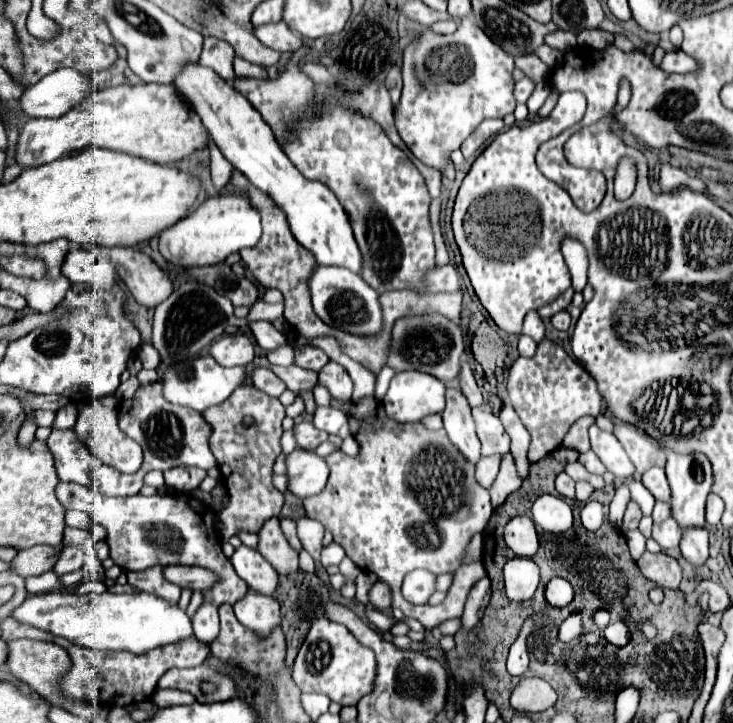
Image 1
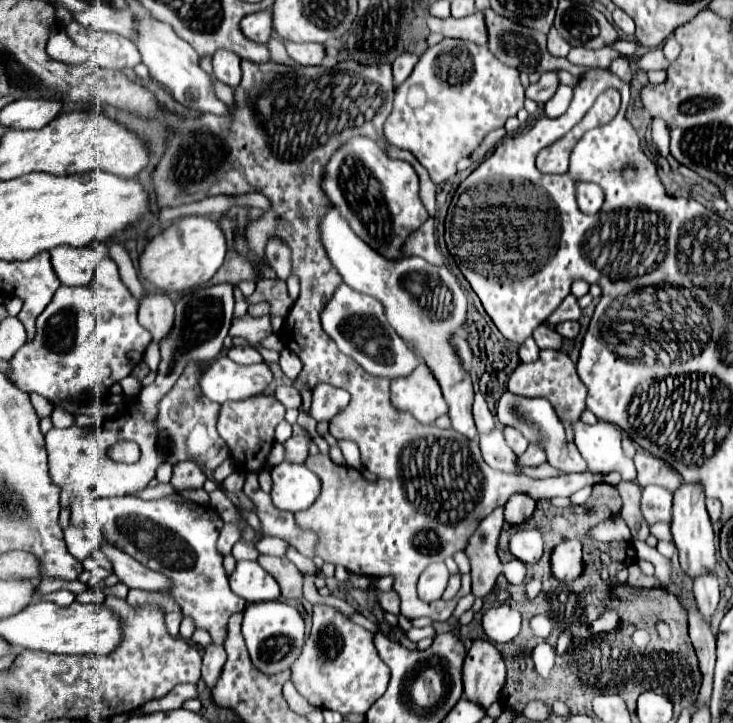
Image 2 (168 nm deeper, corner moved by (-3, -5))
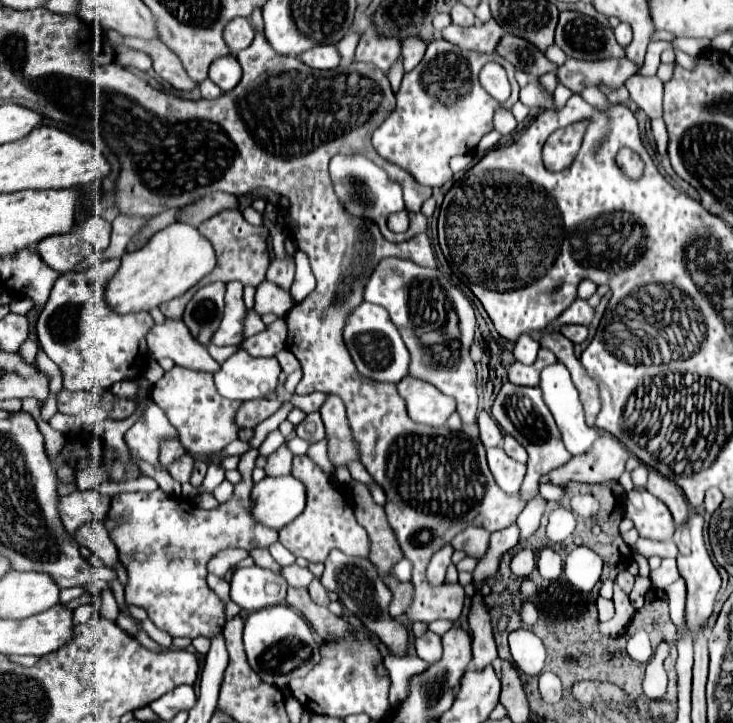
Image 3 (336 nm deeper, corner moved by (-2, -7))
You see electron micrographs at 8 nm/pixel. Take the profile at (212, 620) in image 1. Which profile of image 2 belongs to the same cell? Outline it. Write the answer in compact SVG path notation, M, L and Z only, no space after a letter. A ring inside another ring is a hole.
M210 643L204 649L204 665L202 665L202 679L208 683L208 687L214 687L214 681L218 681L218 675L224 667L226 651L222 645Z

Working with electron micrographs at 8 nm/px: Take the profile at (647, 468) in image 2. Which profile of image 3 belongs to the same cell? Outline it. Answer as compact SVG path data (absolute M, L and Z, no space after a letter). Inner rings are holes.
M651 473L647 491L653 493L657 499L661 499L669 507L669 511L675 519L675 525L681 525L681 523L685 523L685 519L689 519L689 515L691 515L689 503L683 497L681 487L677 487L673 481L669 481L667 477L659 477L657 473Z

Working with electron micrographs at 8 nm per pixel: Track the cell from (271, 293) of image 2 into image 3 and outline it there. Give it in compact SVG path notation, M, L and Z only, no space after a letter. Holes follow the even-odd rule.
M275 257L271 261L271 281L277 283L279 287L289 289L293 283L293 275L295 275L295 263L291 261L291 257Z

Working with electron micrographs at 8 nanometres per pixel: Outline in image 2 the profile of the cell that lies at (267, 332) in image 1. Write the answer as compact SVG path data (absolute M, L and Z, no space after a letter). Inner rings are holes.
M244 315L240 319L234 319L232 327L230 327L230 335L232 337L242 337L242 339L246 339L252 345L258 345L270 333L272 333L270 317L250 317L250 315Z

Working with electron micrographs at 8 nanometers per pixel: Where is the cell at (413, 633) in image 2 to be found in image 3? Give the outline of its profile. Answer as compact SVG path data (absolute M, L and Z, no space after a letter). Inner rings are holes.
M427 631L425 637L416 638L414 642L415 651L418 657L433 665L439 661L442 656L441 637L437 634Z

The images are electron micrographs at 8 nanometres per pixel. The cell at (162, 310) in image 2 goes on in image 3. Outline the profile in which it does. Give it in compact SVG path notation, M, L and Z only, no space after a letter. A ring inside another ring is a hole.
M167 319L163 325L155 325L147 335L147 345L153 359L169 357L175 365L193 371L217 373L221 369L221 365L207 353L207 347L201 347L181 321Z

